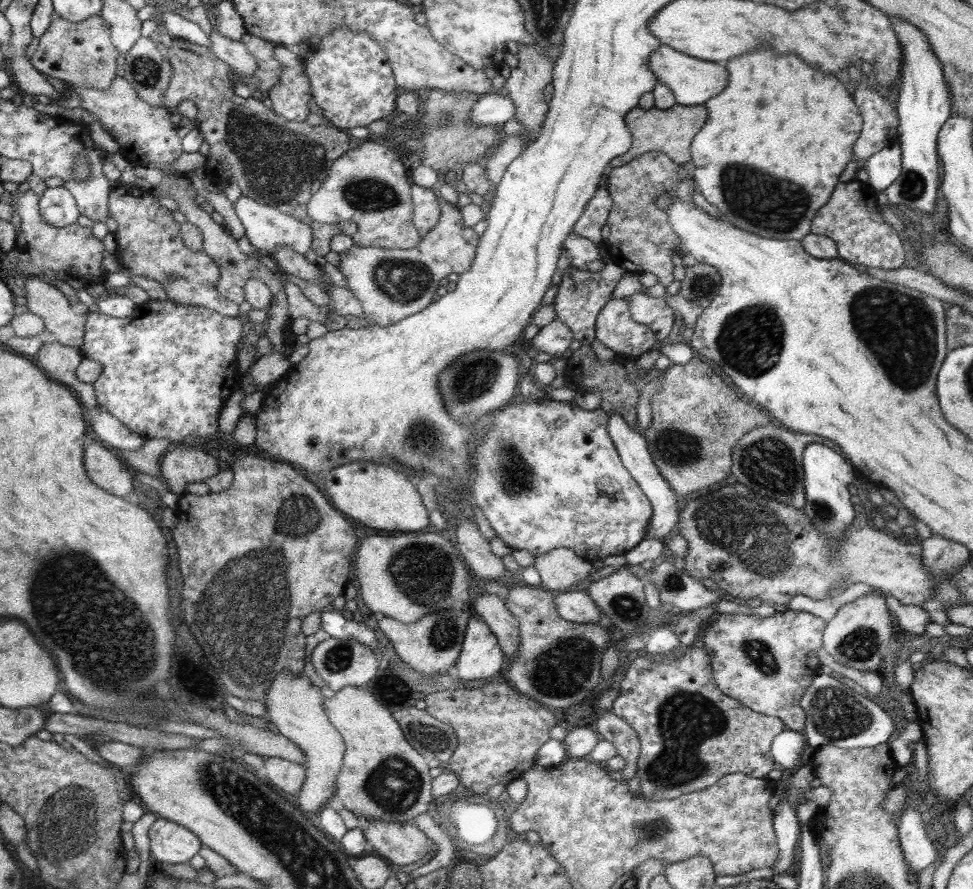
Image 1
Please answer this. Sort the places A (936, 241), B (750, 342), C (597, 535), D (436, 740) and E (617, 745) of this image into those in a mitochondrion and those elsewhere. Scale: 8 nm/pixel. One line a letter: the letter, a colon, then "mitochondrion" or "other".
A: other
B: mitochondrion
C: other
D: mitochondrion
E: other

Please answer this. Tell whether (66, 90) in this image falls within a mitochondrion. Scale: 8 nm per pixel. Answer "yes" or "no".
no

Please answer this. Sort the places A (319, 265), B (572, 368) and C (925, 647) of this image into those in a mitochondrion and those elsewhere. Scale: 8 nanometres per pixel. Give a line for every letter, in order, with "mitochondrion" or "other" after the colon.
A: other
B: other
C: other

